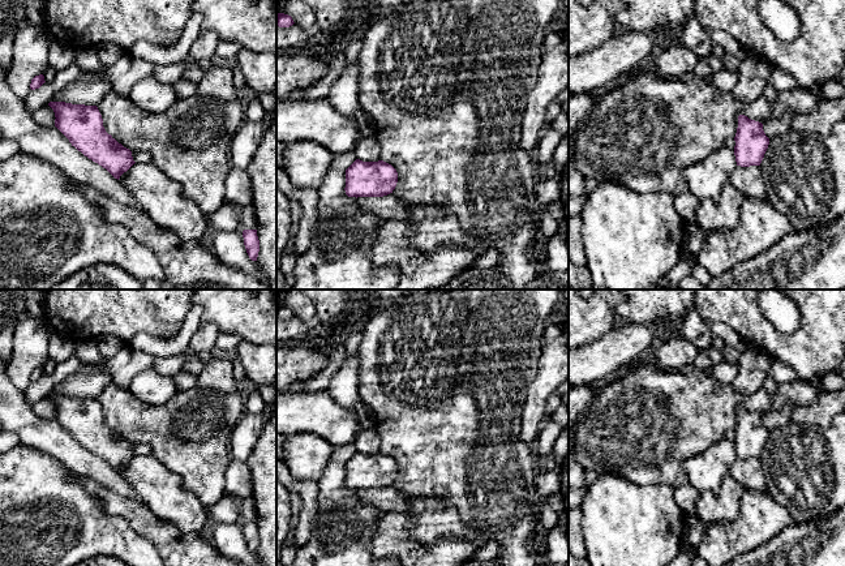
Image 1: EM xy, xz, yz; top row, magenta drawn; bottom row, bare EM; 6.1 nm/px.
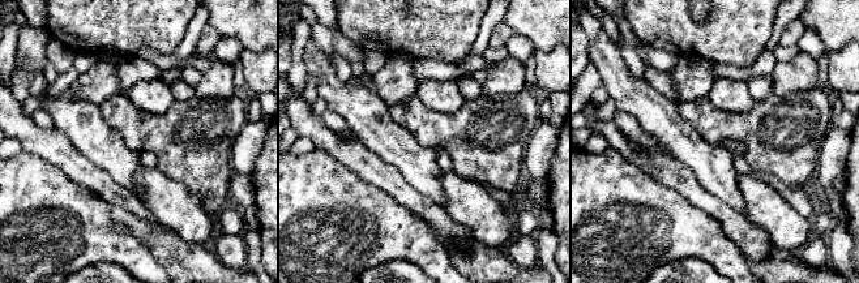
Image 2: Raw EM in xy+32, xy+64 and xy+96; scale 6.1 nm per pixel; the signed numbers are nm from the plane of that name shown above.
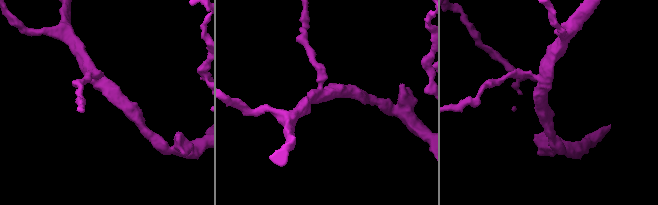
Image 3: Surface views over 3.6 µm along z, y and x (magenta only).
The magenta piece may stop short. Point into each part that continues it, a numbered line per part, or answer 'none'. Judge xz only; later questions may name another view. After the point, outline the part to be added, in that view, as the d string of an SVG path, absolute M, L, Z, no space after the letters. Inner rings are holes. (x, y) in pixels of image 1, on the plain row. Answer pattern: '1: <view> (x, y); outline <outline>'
none

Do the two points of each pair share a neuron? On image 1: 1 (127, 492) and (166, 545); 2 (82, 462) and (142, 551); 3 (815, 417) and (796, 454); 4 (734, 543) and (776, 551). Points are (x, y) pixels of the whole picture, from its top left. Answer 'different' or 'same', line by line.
1: different
2: different
3: different
4: different

